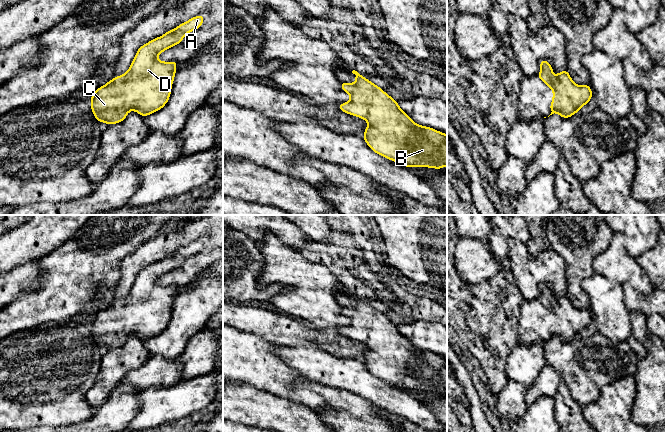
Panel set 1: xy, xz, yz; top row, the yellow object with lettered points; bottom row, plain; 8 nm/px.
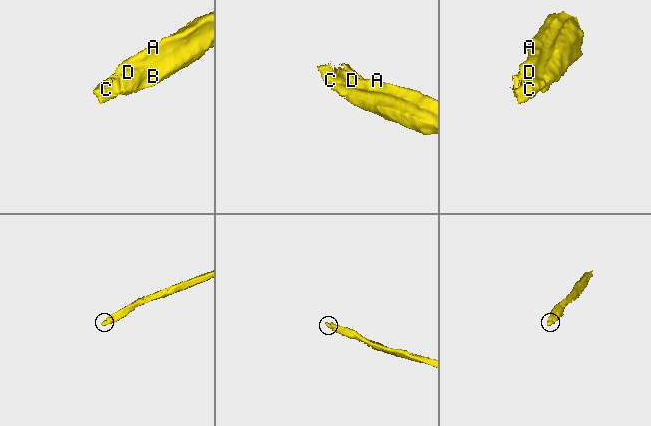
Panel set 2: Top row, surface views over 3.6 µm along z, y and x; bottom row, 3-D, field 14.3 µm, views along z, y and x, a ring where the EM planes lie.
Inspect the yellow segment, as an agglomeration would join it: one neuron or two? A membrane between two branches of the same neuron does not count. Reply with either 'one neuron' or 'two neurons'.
one neuron

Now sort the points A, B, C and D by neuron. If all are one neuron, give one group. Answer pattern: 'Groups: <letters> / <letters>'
Groups: A B C D

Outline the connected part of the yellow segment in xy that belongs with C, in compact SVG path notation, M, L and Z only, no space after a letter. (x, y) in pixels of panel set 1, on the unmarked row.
M198 239L180 248L175 253L166 256L163 260L141 270L130 292L124 299L114 301L93 316L91 332L96 343L99 346L106 346L108 349L112 349L122 346L130 334L134 334L145 341L164 331L170 321L177 286L162 286L157 283L157 280L168 272L182 266L183 261L187 257L198 253L203 248L203 245L204 240Z

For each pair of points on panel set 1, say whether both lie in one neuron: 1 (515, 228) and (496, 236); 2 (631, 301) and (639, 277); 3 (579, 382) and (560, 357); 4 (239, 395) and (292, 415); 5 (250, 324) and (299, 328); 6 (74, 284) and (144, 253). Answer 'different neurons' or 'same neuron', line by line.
1: same neuron
2: different neurons
3: same neuron
4: same neuron
5: same neuron
6: different neurons

